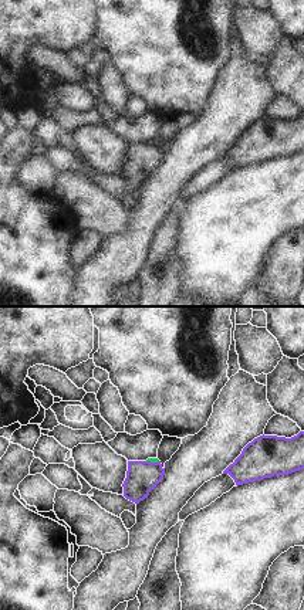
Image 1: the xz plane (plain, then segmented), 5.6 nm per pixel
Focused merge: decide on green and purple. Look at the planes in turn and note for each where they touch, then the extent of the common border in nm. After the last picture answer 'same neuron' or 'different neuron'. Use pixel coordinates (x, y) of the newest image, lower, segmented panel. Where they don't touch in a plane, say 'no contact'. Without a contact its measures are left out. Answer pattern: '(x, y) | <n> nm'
(152, 461) | 70 nm

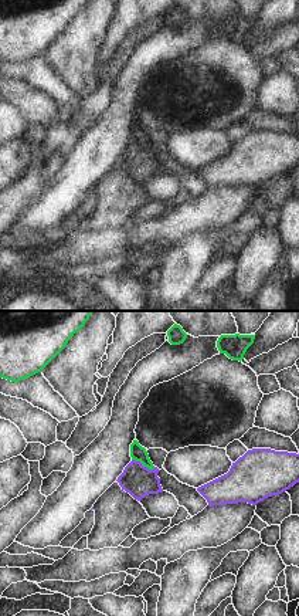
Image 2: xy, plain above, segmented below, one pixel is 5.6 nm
(143, 464) | 140 nm

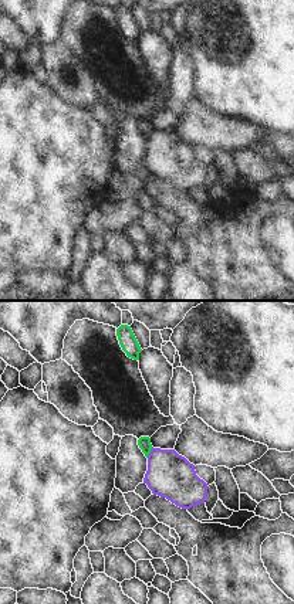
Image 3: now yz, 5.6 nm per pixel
(149, 452) | 70 nm

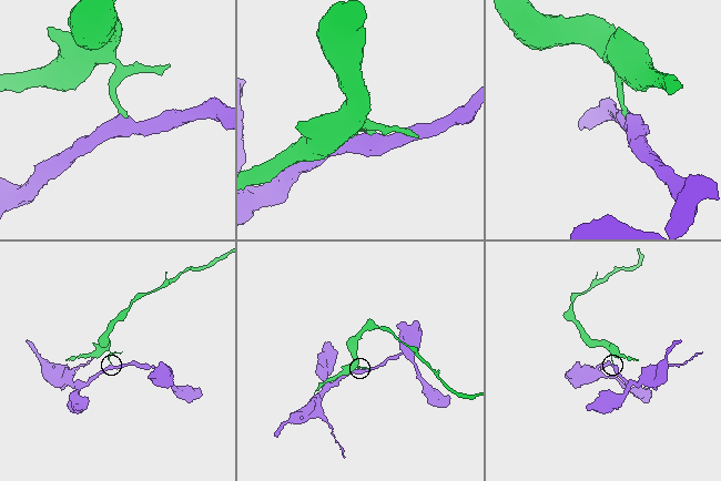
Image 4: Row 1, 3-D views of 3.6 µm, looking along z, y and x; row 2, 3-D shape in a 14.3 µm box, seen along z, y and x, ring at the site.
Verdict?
different neuron

